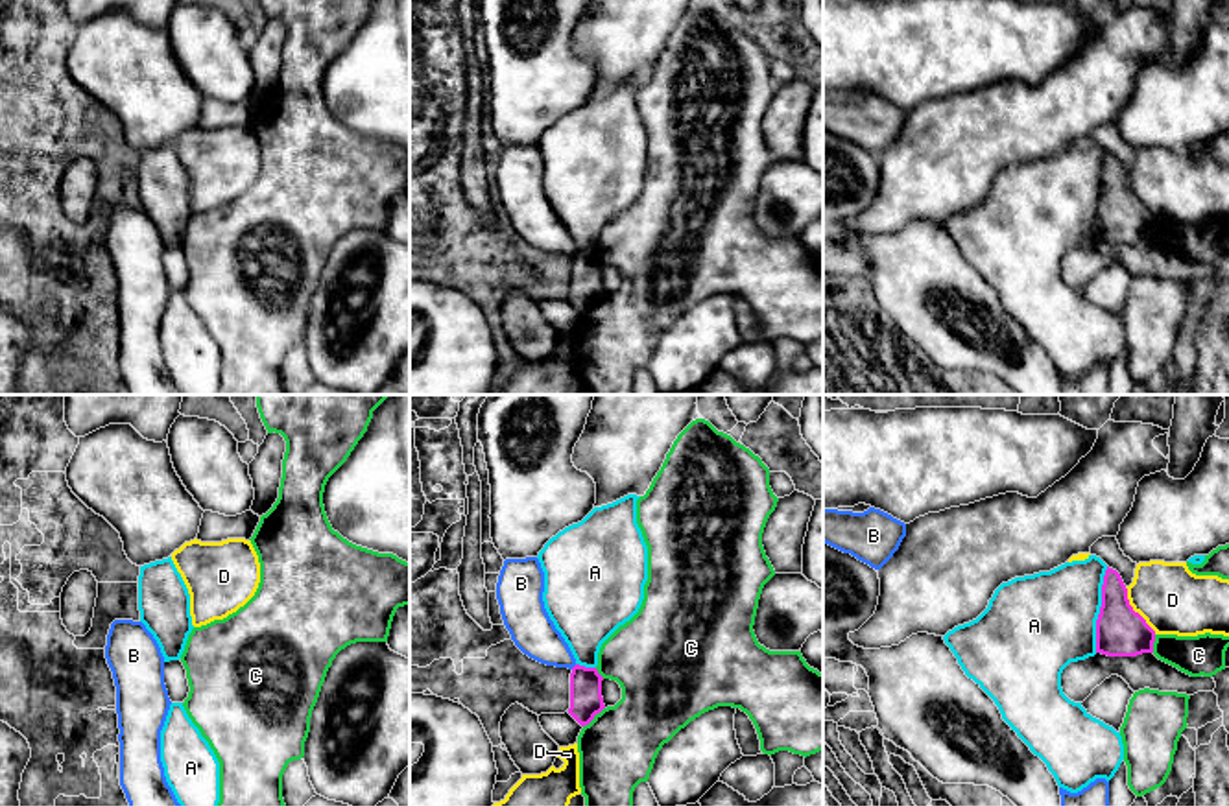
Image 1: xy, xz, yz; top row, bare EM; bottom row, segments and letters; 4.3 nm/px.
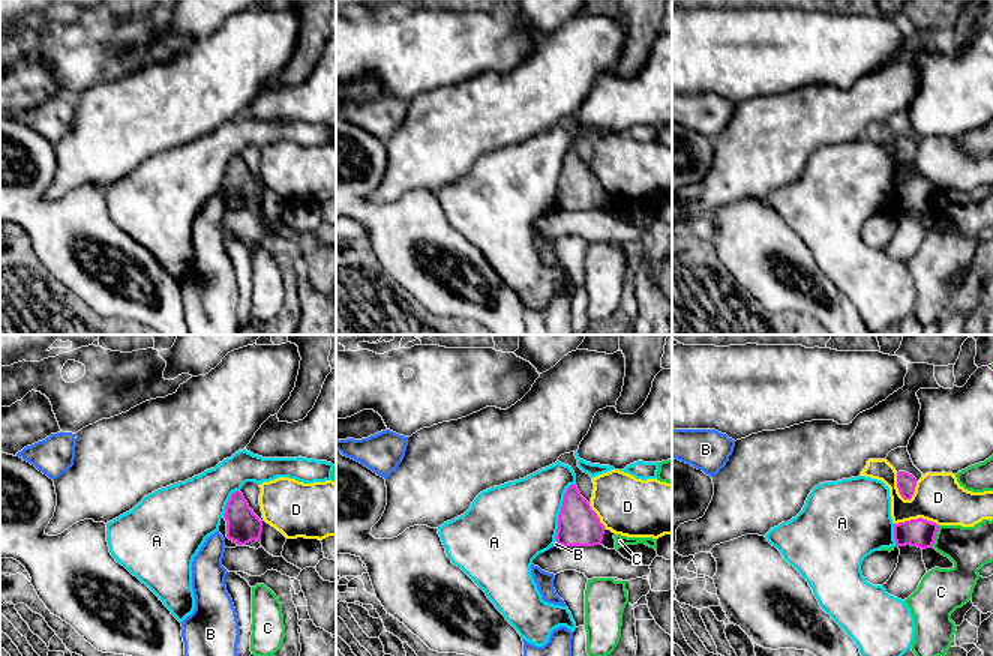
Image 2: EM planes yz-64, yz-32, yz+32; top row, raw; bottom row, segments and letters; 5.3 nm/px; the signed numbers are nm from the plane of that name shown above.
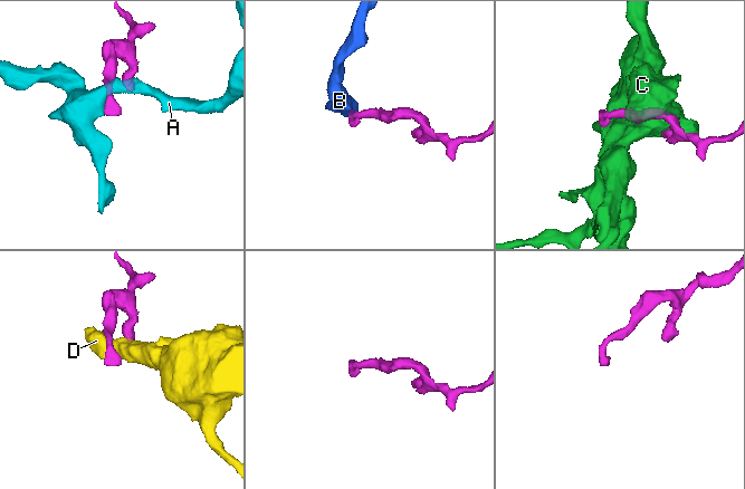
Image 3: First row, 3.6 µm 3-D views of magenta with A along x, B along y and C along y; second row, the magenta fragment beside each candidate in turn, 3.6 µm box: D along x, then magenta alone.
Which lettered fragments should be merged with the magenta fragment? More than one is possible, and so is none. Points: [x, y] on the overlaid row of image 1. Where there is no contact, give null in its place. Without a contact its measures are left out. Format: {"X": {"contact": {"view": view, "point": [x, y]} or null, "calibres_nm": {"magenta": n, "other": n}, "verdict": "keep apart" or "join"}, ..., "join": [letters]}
{"A": {"contact": {"view": "yz", "point": [1100, 609]}, "calibres_nm": {"magenta": 220, "other": 420}, "verdict": "keep apart"}, "B": {"contact": {"view": "xz", "point": [574, 666]}, "calibres_nm": {"magenta": 140, "other": 190}, "verdict": "keep apart"}, "C": {"contact": {"view": "xz", "point": [593, 718]}, "calibres_nm": {"magenta": 140, "other": 340}, "verdict": "keep apart"}, "D": {"contact": {"view": "yz", "point": [1133, 611]}, "calibres_nm": {"magenta": 220, "other": 300}, "verdict": "keep apart"}, "join": []}

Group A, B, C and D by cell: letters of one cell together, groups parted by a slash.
A / B / C / D

